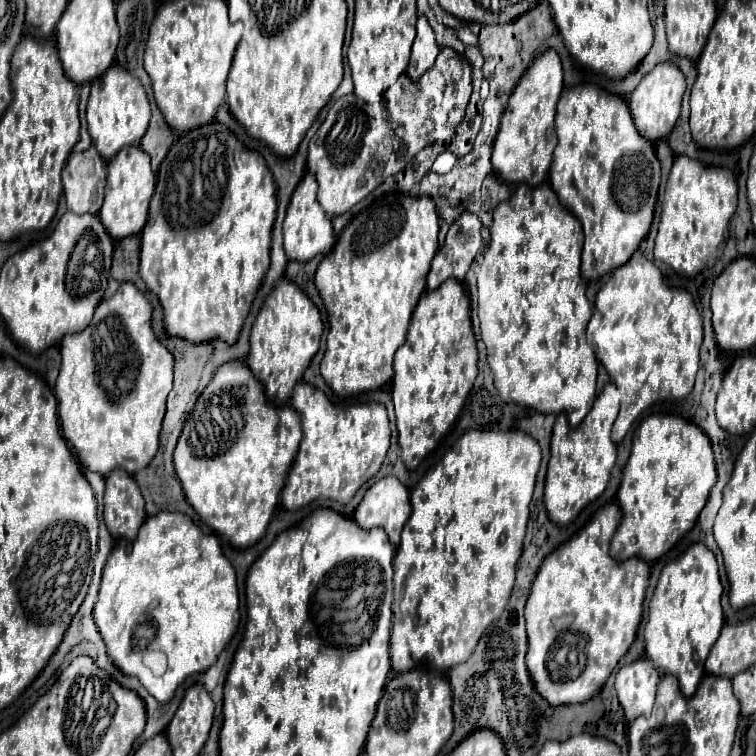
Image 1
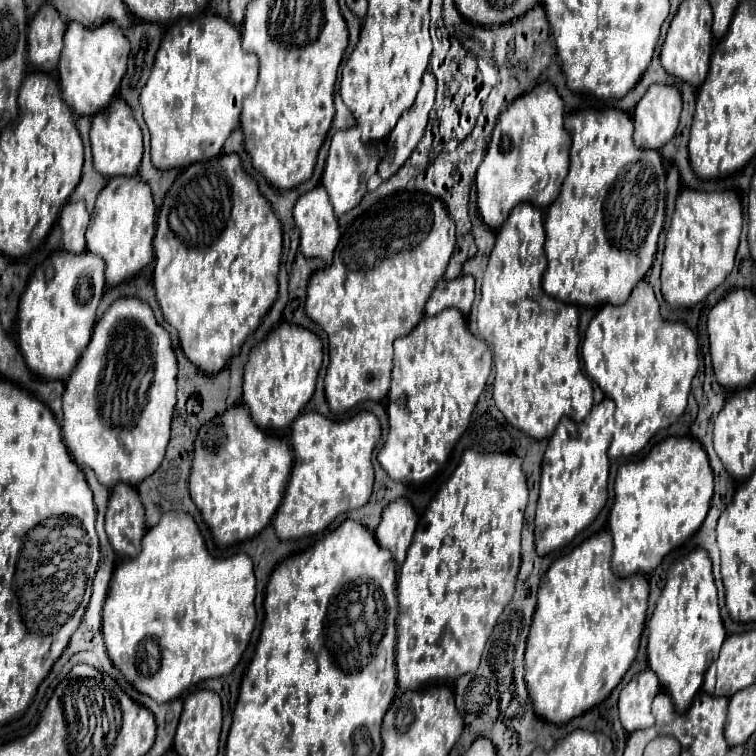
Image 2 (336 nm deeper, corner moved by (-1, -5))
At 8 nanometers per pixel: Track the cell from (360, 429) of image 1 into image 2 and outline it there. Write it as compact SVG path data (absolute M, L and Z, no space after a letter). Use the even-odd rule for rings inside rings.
M317 411L299 415L291 427L295 451L291 479L275 513L273 527L279 539L317 535L341 513L361 509L373 489L373 449L381 439L381 425L373 413L359 413L347 421L331 421Z

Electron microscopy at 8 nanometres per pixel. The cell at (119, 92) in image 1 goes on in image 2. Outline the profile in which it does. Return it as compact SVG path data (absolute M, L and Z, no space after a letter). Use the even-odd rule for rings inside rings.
M115 99L107 109L95 113L91 125L91 149L93 149L93 167L103 177L117 175L135 175L143 155L143 135L137 125L131 107L123 99Z

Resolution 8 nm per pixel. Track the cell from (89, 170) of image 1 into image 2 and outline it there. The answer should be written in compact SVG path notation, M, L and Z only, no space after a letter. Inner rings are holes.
M69 201L61 211L61 231L63 231L63 247L73 253L85 251L85 231L89 225L89 211L85 201Z

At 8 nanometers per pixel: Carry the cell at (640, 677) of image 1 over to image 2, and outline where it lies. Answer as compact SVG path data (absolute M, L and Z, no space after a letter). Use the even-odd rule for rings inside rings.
M645 669L637 673L627 687L619 695L619 719L623 727L633 733L637 729L645 729L653 723L651 715L651 703L657 691L661 689L655 673L651 669Z

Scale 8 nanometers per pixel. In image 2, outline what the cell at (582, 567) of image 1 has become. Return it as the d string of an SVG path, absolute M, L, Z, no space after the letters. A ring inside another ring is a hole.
M599 531L569 555L551 563L549 571L539 583L537 609L525 649L525 683L537 715L557 725L563 725L601 703L619 685L639 649L647 615L649 581L645 575L621 579L611 571L611 541L609 531Z

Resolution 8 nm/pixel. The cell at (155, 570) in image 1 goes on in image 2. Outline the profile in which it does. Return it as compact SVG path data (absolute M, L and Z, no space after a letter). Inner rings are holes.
M181 511L163 513L159 523L145 533L139 555L133 561L119 561L117 567L115 567L115 573L113 573L113 579L111 579L111 589L109 589L107 601L103 605L103 637L105 637L107 653L109 653L111 661L113 661L113 665L125 675L125 679L139 693L145 693L145 695L149 695L151 699L155 699L159 703L169 703L169 701L177 699L183 691L187 691L191 685L195 685L195 683L199 683L203 679L223 677L223 675L233 671L233 667L239 663L243 651L247 649L251 633L253 633L253 627L255 627L255 605L253 605L253 599L255 599L255 575L253 575L253 563L251 563L251 559L247 555L238 553L228 559L217 559L207 549L205 539L203 539L203 535L201 535L201 531L199 531L199 527L197 527L197 523L195 523L195 519L191 515L181 513Z

